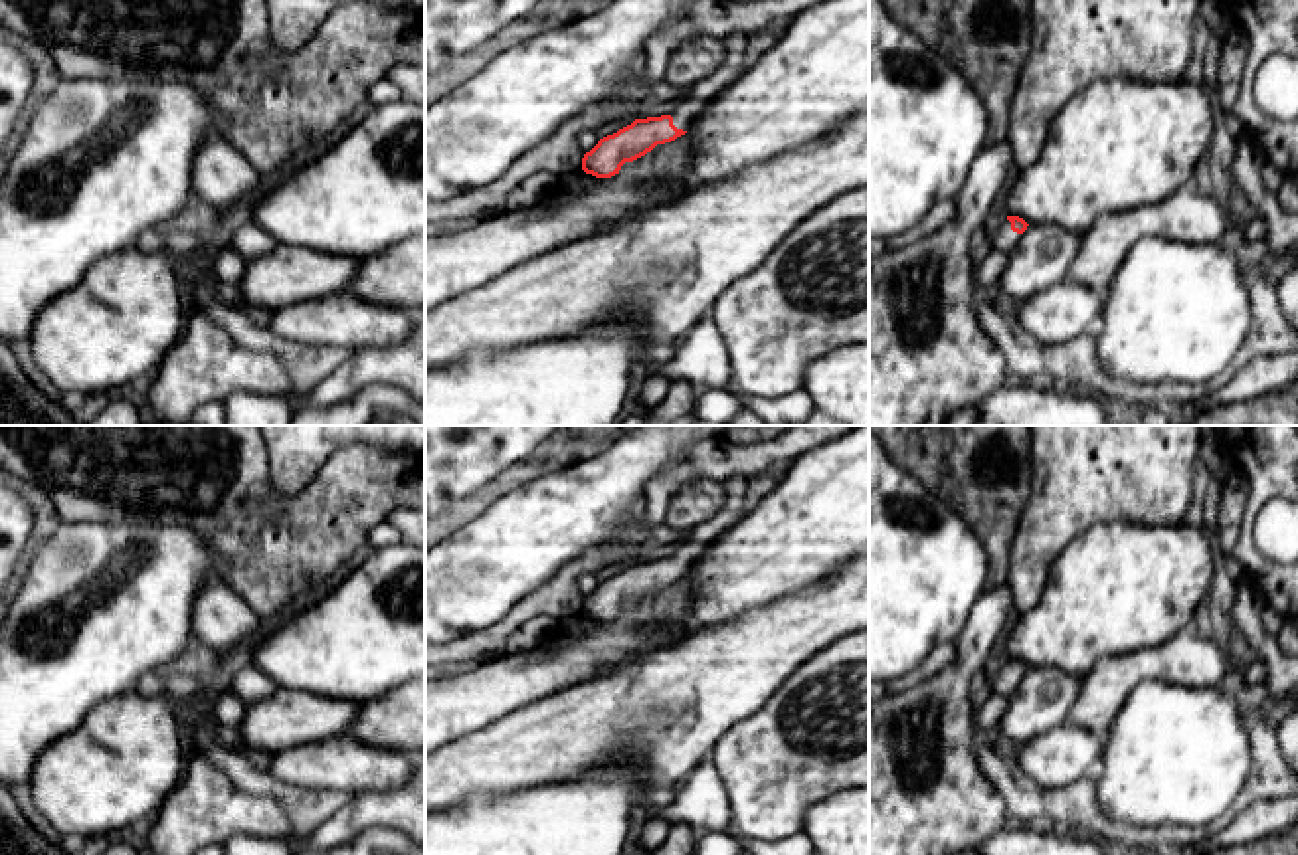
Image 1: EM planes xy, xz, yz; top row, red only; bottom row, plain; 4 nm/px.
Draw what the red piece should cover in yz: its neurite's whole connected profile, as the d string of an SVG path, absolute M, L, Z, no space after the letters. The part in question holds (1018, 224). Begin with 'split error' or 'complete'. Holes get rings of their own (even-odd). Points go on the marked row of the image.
split error; M1007 216L1001 228L989 236L991 249L1009 255L1019 245L1021 236L1027 230L1027 226L1029 224L1023 218Z

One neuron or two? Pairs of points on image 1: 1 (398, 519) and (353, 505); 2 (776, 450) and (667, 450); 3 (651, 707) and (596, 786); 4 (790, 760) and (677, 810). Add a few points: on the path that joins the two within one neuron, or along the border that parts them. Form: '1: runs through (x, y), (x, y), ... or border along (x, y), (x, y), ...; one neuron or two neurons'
1: border along (404, 505), (396, 507), (384, 521); two neurons
2: border along (695, 446), (687, 458), (669, 466), (653, 479); two neurons
3: border along (568, 782), (622, 764), (634, 768), (651, 790); two neurons
4: border along (709, 759), (725, 788), (731, 830), (735, 834); two neurons

